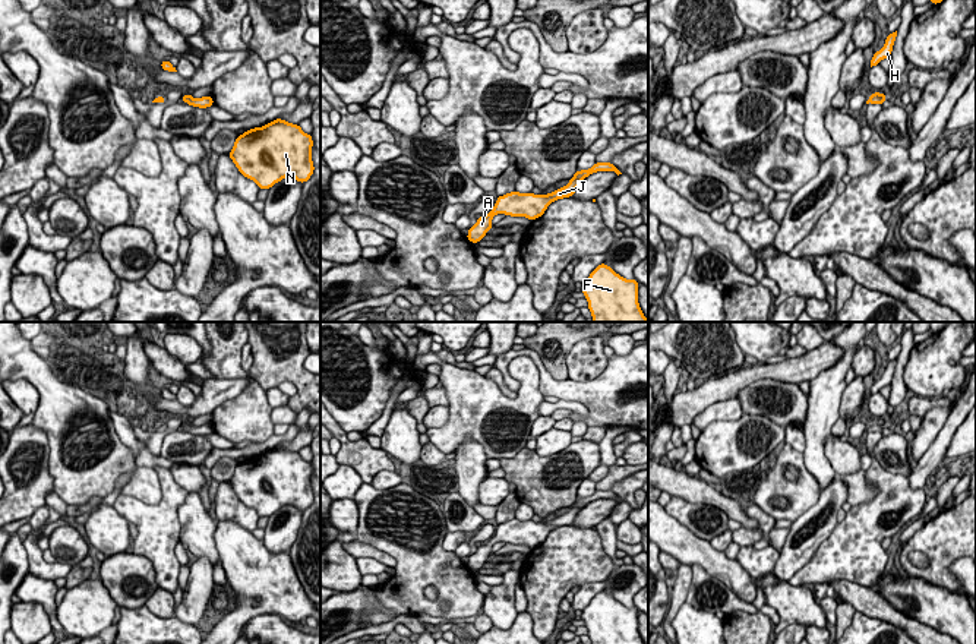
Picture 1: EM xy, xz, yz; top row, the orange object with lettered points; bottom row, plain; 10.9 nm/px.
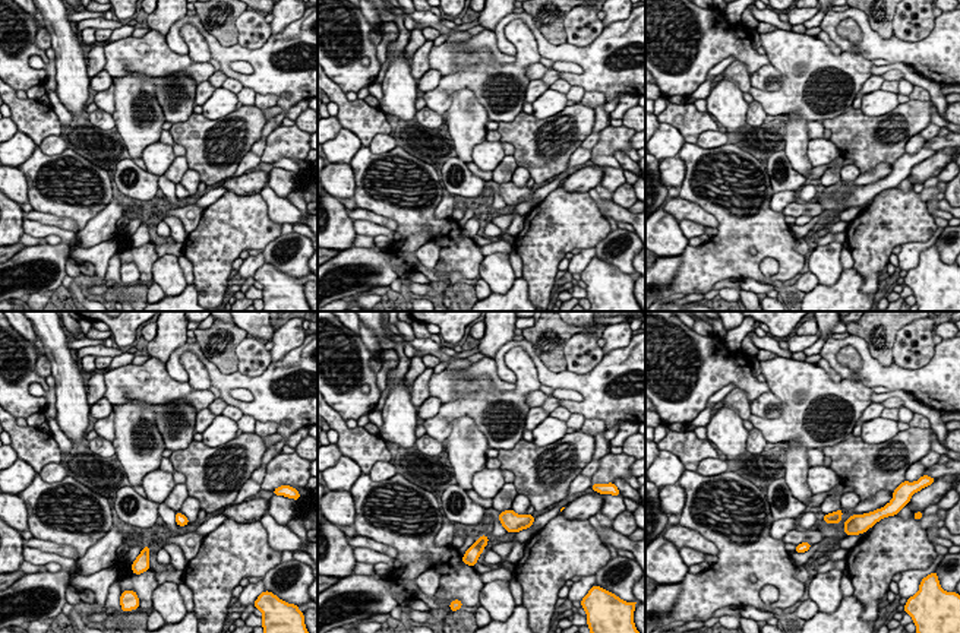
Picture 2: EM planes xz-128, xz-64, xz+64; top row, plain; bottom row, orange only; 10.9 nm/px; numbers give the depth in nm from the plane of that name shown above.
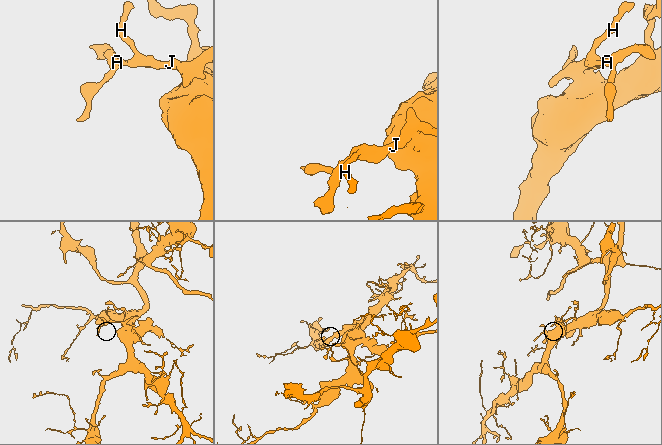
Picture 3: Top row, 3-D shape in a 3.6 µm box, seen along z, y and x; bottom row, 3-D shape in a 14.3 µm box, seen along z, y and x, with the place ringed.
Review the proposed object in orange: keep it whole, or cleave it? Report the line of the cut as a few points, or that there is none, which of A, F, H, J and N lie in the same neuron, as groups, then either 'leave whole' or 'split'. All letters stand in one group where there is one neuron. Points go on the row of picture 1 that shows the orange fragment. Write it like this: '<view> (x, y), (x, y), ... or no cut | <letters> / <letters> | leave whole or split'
no cut | A F H J N | leave whole

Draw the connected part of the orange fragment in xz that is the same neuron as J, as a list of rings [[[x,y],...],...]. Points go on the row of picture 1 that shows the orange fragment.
[[[596,162],[588,170],[577,170],[569,183],[547,195],[534,193],[518,193],[517,190],[498,196],[493,209],[487,215],[478,217],[477,222],[468,228],[467,240],[471,243],[478,243],[490,231],[492,218],[498,214],[505,214],[511,217],[527,217],[534,221],[541,217],[547,206],[563,198],[572,198],[579,183],[593,173],[597,171],[615,171],[617,176],[622,174],[613,162]]]

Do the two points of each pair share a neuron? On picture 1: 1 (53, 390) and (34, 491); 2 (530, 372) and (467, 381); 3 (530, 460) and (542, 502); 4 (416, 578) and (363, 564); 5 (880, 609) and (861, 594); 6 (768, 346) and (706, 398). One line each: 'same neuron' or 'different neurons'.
1: different neurons
2: same neuron
3: same neuron
4: different neurons
5: same neuron
6: different neurons

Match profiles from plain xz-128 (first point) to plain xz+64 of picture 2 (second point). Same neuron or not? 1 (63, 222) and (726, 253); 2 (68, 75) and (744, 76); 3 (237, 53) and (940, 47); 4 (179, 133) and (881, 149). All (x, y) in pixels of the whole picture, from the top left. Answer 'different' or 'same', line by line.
1: different
2: different
3: same
4: same

